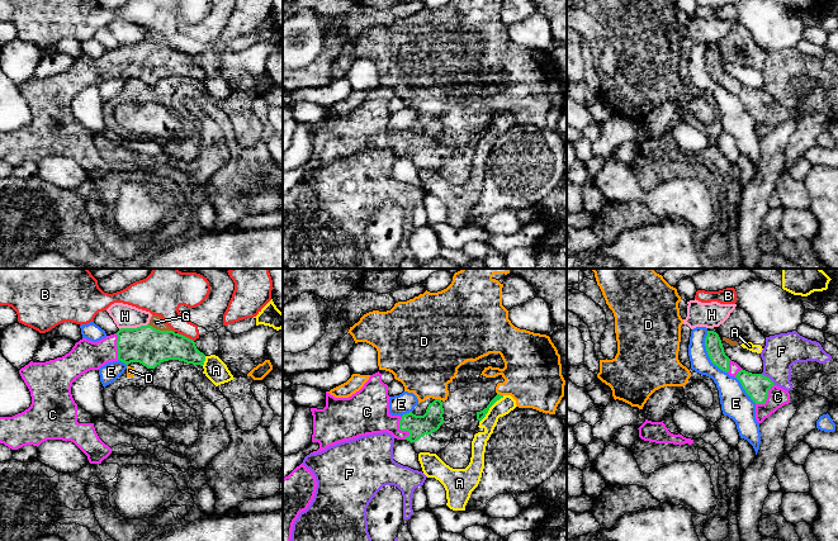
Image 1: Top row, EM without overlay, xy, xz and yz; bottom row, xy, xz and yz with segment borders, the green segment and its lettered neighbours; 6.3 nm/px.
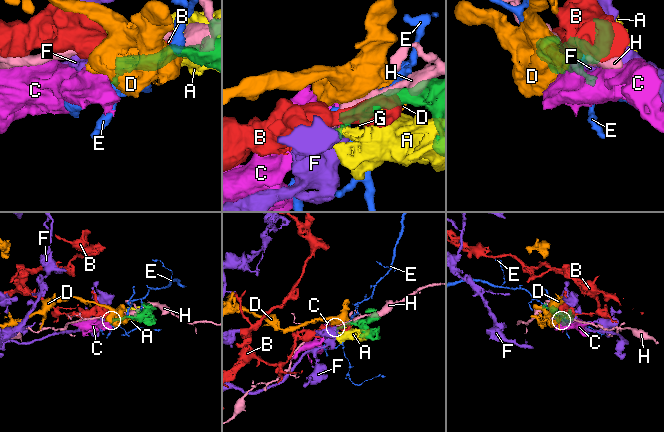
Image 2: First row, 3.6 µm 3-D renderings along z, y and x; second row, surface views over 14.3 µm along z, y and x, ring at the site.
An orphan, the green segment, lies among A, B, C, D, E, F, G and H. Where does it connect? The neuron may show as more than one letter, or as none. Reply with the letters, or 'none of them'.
C

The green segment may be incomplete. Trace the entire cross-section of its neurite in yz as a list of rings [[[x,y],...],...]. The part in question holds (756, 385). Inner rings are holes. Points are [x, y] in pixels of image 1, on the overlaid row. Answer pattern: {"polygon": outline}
{"polygon": [[[707,331],[705,346],[711,362],[730,376],[737,378],[745,393],[756,403],[756,419],[758,423],[762,423],[778,408],[790,403],[790,393],[775,385],[770,378],[762,374],[748,372],[732,361],[725,355],[721,340],[716,332]]]}

